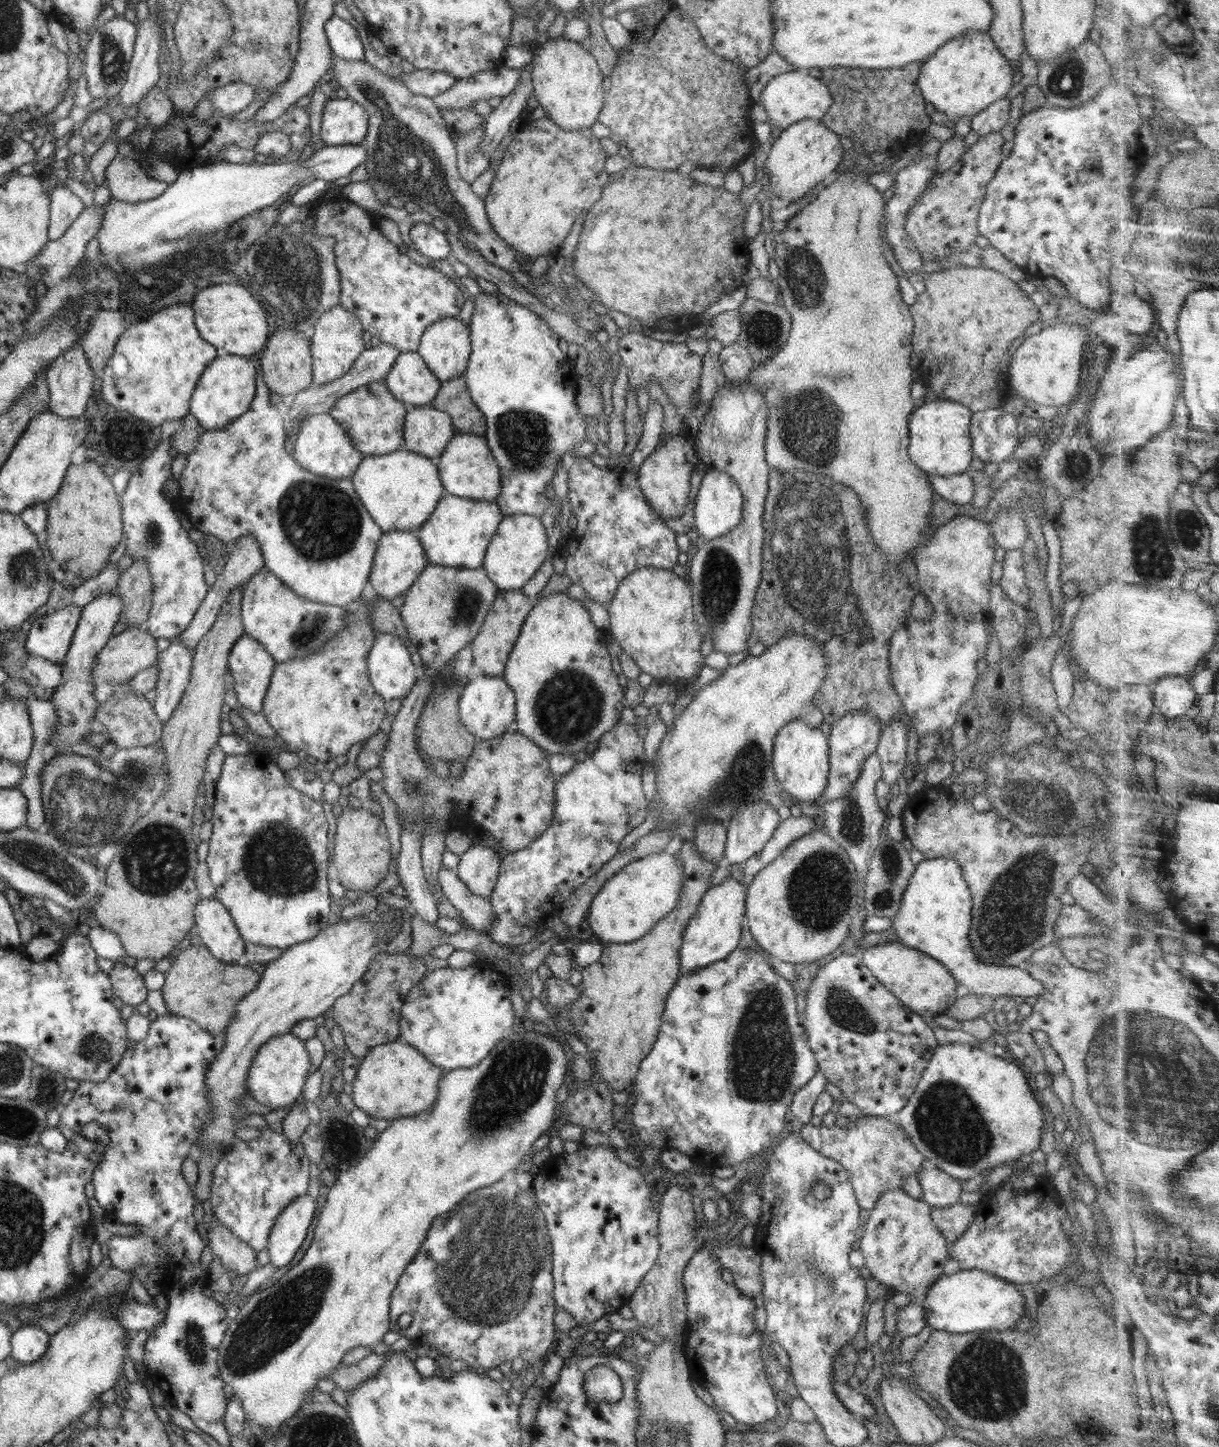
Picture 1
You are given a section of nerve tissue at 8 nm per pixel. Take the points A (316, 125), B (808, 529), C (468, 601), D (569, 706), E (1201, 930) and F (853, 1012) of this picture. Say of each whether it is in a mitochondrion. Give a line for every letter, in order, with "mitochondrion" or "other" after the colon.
A: other
B: mitochondrion
C: mitochondrion
D: mitochondrion
E: other
F: mitochondrion

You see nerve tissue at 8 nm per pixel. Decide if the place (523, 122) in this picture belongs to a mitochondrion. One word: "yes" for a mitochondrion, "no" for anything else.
no

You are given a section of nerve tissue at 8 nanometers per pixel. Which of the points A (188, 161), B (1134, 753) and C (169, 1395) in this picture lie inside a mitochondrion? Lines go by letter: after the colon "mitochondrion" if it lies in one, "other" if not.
A: other
B: other
C: other

